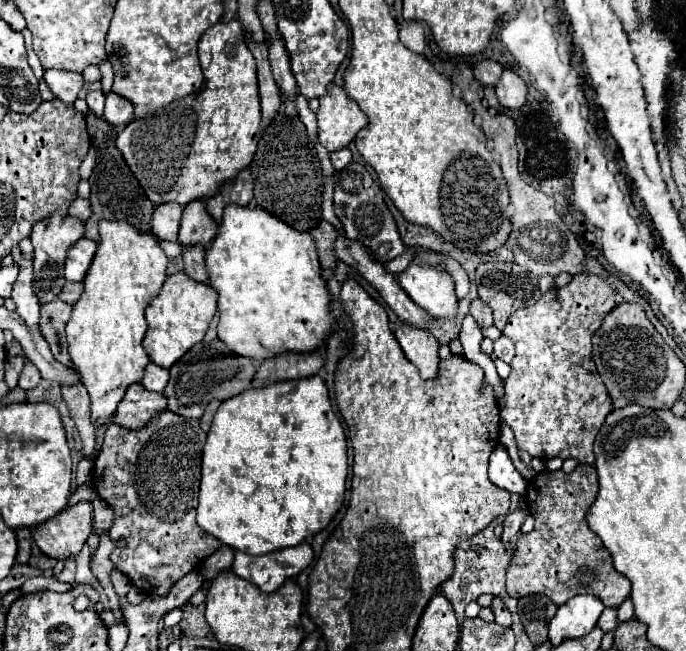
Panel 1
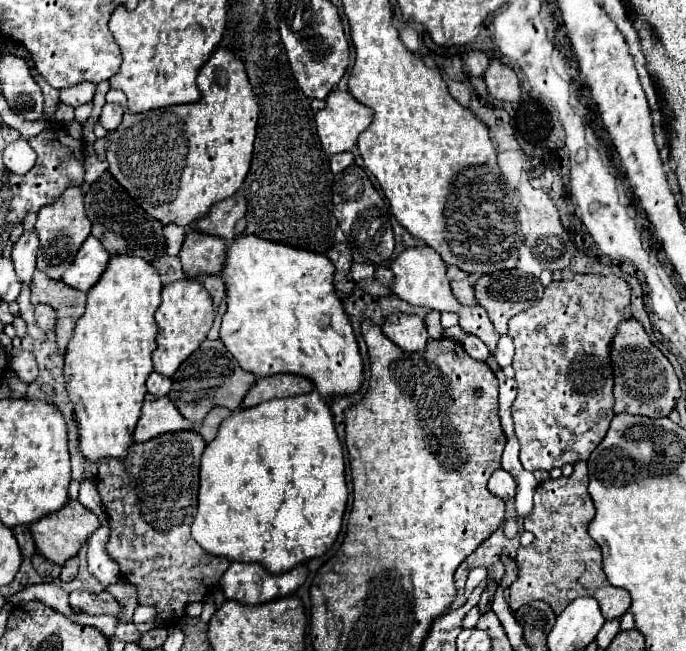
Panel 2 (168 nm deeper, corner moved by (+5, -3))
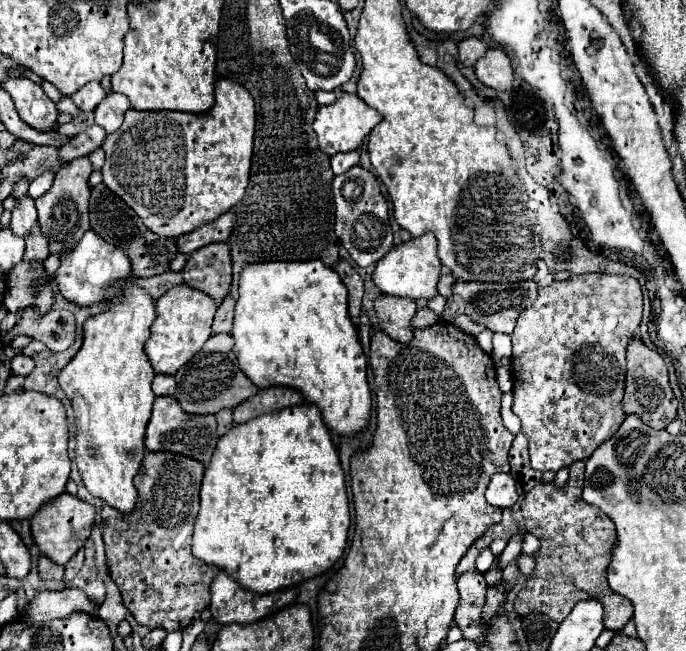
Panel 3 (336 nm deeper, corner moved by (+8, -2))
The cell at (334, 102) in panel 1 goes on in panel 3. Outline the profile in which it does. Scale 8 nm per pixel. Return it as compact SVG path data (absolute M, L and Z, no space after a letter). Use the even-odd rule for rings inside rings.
M343 92L343 94L339 94L335 104L319 108L317 118L313 122L313 130L317 134L321 152L325 152L327 156L335 156L339 152L357 150L363 144L363 140L371 134L371 130L377 126L379 120L381 120L379 112L373 110L371 106L367 106L357 94L345 94Z

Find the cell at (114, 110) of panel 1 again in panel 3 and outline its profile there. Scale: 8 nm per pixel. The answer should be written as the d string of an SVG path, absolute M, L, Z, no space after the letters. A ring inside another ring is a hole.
M109 92L107 98L95 108L95 124L99 124L101 128L105 128L105 132L111 134L123 124L123 116L129 108L131 102L127 100L127 96Z

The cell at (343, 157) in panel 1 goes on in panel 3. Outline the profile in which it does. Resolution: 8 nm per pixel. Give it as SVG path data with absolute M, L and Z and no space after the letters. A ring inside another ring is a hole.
M357 150L347 152L347 154L335 154L335 156L331 156L333 174L343 174L343 172L351 170L357 164L359 164L359 152Z

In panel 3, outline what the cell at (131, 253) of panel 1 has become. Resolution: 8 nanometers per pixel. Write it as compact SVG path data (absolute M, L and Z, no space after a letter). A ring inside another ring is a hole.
M131 280L109 302L111 308L107 312L85 322L83 346L59 372L59 386L75 410L75 462L85 488L107 506L127 514L137 500L133 478L145 456L145 428L155 400L151 390L155 372L143 352L149 340L149 326L155 320L155 302Z

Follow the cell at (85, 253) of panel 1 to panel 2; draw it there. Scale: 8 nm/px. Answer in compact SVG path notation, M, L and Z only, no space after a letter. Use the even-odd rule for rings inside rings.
M88 237L80 251L76 253L72 265L64 271L62 281L78 291L88 291L102 275L102 271L106 269L110 255L104 251L104 247L100 245L100 241L96 237Z

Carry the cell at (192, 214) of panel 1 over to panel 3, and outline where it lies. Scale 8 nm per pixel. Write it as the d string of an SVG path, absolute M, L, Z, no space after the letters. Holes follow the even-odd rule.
M215 242L191 254L183 268L185 284L209 294L217 304L231 288L231 254L225 242Z

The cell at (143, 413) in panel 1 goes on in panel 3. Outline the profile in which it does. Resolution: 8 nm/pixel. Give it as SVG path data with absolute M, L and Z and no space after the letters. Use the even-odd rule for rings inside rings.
M159 396L153 404L153 416L147 424L145 446L149 452L173 452L189 456L201 464L209 464L215 450L215 416L195 416L181 410L179 402L173 396Z

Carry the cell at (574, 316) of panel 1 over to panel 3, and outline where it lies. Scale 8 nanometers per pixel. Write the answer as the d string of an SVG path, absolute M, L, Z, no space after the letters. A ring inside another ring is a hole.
M581 274L581 276L571 276L565 282L553 282L545 288L539 288L539 296L533 302L533 306L529 306L527 310L523 310L519 314L515 332L511 334L511 340L513 340L513 356L511 356L511 360L513 360L513 396L515 396L513 412L521 420L521 432L525 432L529 438L531 468L535 468L539 472L547 472L547 470L557 472L561 468L569 468L577 460L587 460L599 448L599 444L609 440L619 430L619 426L625 420L625 412L621 406L623 392L625 392L625 374L627 374L625 352L627 352L627 344L635 336L635 330L639 328L641 314L643 314L643 292L641 292L639 282L631 276L613 276L613 274Z

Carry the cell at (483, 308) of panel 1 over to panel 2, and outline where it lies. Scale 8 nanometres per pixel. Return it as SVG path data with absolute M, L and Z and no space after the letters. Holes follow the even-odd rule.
M466 279L452 281L450 285L452 285L452 291L454 291L456 299L458 299L462 305L468 305L468 307L478 305L478 303L476 303L476 297L474 297L474 289L472 289L472 285L470 285Z

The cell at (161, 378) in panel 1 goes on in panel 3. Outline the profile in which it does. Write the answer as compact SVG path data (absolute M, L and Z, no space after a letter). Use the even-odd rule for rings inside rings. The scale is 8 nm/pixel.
M155 374L153 392L155 396L171 396L175 392L175 378L167 374Z

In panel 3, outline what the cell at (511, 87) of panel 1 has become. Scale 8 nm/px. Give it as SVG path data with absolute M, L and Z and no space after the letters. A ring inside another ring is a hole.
M489 48L475 64L477 78L493 90L509 90L513 86L511 60L501 48Z

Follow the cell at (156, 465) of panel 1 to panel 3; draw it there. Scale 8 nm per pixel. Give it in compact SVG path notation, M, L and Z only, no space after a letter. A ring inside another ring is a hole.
M147 452L141 470L135 476L135 488L139 492L135 510L131 514L121 514L103 504L103 540L109 572L121 590L123 604L131 610L141 626L165 628L167 632L185 630L193 622L193 616L209 606L209 586L221 570L203 564L191 554L191 532L199 512L199 486L203 472L205 466L187 456L171 452Z

